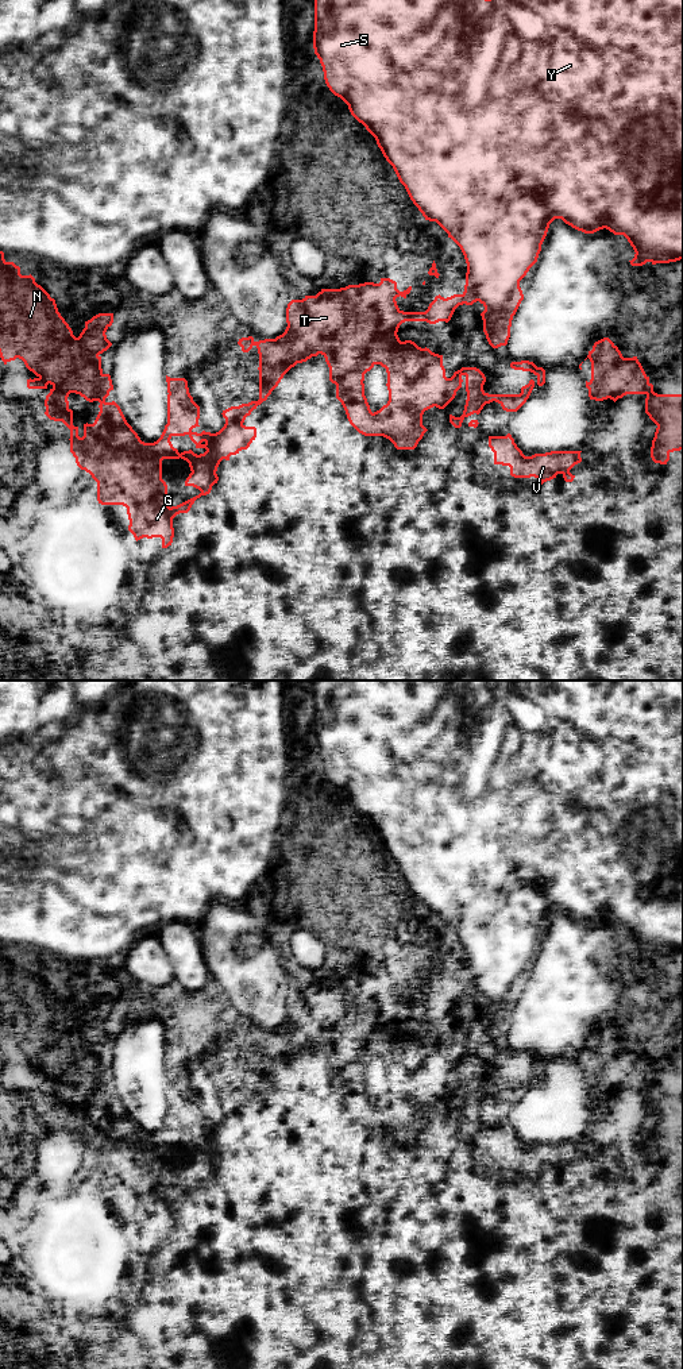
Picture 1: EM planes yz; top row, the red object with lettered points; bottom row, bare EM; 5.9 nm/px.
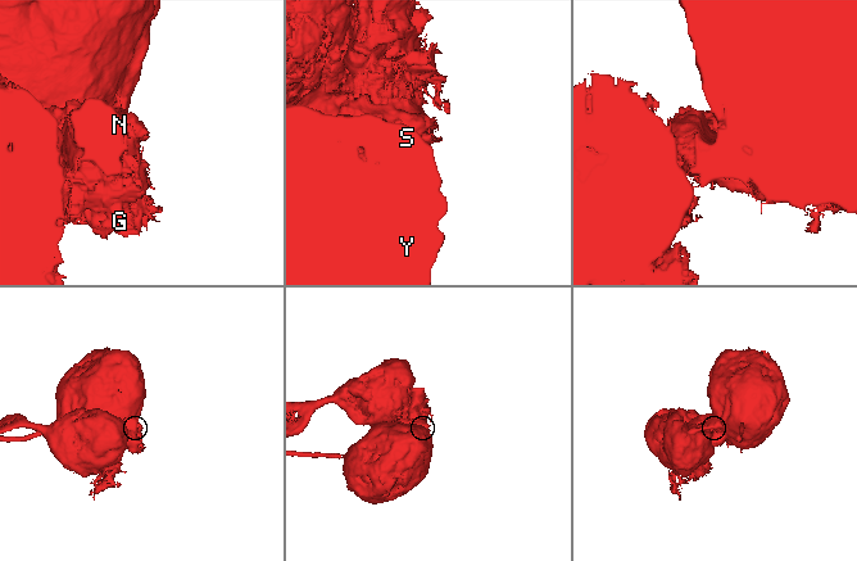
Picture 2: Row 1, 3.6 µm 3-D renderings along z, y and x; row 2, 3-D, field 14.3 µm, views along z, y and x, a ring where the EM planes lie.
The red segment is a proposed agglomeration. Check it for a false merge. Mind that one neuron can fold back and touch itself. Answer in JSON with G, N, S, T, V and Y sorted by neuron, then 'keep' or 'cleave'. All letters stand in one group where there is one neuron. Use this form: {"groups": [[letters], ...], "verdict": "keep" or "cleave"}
{"groups": [["G", "N"], ["S", "T", "V", "Y"]], "verdict": "cleave"}

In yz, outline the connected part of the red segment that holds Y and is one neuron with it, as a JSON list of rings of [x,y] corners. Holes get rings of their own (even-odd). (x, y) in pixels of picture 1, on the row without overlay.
[[[315,680],[313,740],[315,740],[315,745],[317,747],[323,757],[324,771],[329,782],[335,787],[340,788],[348,797],[351,806],[359,814],[362,814],[366,818],[366,821],[375,829],[378,838],[381,840],[386,852],[393,857],[400,874],[405,878],[413,895],[418,899],[418,902],[422,905],[425,911],[436,913],[448,925],[448,929],[451,929],[460,938],[467,955],[464,983],[462,986],[454,986],[447,990],[441,988],[440,986],[436,987],[425,1003],[401,1002],[397,996],[395,990],[400,987],[406,990],[406,987],[412,982],[412,977],[409,977],[404,983],[400,983],[397,980],[397,973],[390,969],[381,969],[379,975],[364,973],[359,976],[348,976],[340,980],[321,980],[316,987],[305,987],[302,991],[292,991],[288,995],[288,999],[286,999],[288,1018],[286,1019],[290,1019],[294,1014],[297,1015],[297,1022],[296,1022],[297,1041],[298,1041],[297,1054],[302,1054],[310,1050],[312,1048],[317,1048],[319,1045],[313,1041],[316,1037],[329,1038],[335,1042],[333,1048],[324,1045],[325,1053],[329,1058],[329,1072],[336,1076],[336,1090],[342,1094],[350,1115],[359,1125],[364,1127],[383,1127],[389,1130],[397,1141],[414,1141],[418,1133],[422,1130],[424,1125],[428,1122],[422,1117],[424,1103],[433,1098],[439,1100],[444,1100],[455,1090],[456,1083],[462,1079],[463,1067],[466,1068],[464,1073],[466,1073],[467,1091],[466,1091],[463,1106],[460,1108],[455,1108],[449,1106],[449,1114],[455,1119],[460,1119],[466,1108],[474,1104],[479,1106],[483,1098],[493,1092],[498,1094],[502,1098],[502,1100],[506,1103],[517,1103],[529,1090],[535,1076],[537,1075],[539,1077],[543,1077],[545,1075],[545,1061],[543,1058],[537,1058],[533,1053],[529,1053],[529,1052],[512,1053],[510,1054],[512,1060],[530,1063],[537,1068],[537,1072],[535,1073],[533,1071],[530,1071],[528,1076],[521,1079],[520,1085],[489,1085],[483,1081],[486,1068],[479,1060],[462,1058],[460,1061],[455,1063],[451,1069],[447,1069],[445,1060],[443,1057],[443,1046],[435,1045],[427,1038],[421,1040],[412,1031],[401,1033],[397,1023],[400,1017],[405,1013],[427,1013],[429,1015],[436,1015],[439,1013],[448,1014],[455,1000],[459,996],[463,996],[463,995],[472,996],[474,994],[479,992],[485,998],[485,1002],[481,1004],[481,1007],[483,1011],[483,1023],[486,1026],[489,1036],[493,1040],[506,1037],[510,1029],[510,1018],[512,1018],[513,1007],[516,1006],[521,992],[524,991],[524,986],[520,979],[520,972],[526,967],[529,960],[537,953],[539,945],[541,942],[541,936],[547,928],[549,915],[555,910],[562,910],[566,915],[584,925],[594,925],[599,921],[606,919],[614,926],[624,926],[636,944],[634,949],[629,952],[632,957],[643,957],[647,953],[651,953],[652,956],[670,955],[670,953],[676,953],[683,950],[683,680],[498,680],[498,683],[490,690],[485,687],[485,683],[482,680]],[[375,1056],[381,1056],[382,1058],[386,1060],[386,1064],[387,1064],[386,1077],[389,1081],[389,1092],[379,1102],[373,1104],[367,1094],[367,1090],[364,1087],[363,1072],[364,1072],[364,1065],[370,1063]]]

